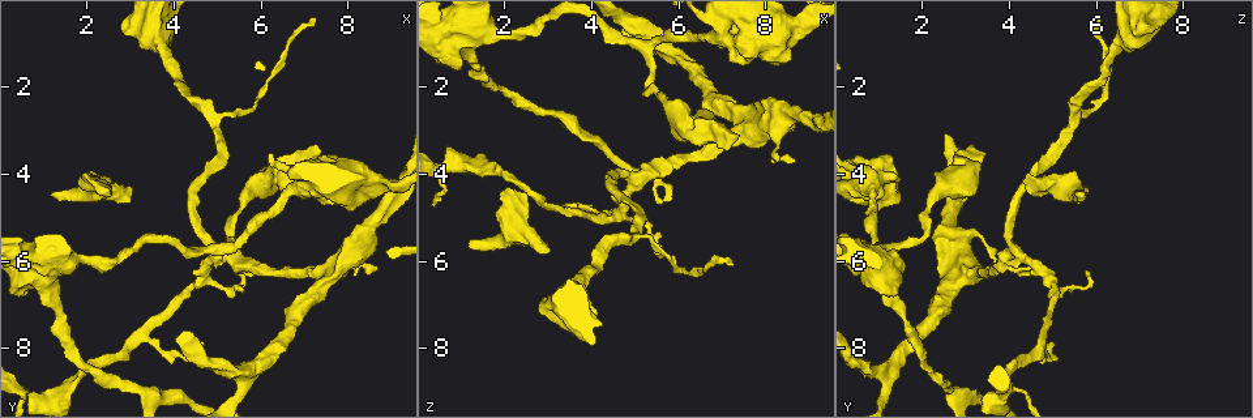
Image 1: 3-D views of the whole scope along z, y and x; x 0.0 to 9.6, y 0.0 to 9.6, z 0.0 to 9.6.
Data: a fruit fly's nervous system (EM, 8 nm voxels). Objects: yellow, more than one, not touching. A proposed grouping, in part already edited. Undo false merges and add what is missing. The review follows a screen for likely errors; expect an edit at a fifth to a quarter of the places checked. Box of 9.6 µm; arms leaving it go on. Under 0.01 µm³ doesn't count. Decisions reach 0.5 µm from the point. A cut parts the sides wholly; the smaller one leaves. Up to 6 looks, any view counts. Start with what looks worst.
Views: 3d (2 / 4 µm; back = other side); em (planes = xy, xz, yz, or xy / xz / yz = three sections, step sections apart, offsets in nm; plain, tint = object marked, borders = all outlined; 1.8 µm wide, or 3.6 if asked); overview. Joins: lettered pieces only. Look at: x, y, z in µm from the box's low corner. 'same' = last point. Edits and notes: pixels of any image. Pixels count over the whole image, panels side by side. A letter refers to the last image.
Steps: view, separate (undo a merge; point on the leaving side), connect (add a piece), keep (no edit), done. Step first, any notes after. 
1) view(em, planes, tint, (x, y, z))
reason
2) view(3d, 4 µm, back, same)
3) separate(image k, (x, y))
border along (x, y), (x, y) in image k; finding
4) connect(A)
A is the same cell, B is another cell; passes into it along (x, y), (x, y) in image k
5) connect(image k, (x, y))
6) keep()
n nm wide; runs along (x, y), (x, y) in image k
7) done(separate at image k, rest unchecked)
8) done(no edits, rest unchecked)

view(3d, 4 µm, (2.05, 4.05, 4.35))
branch stops here

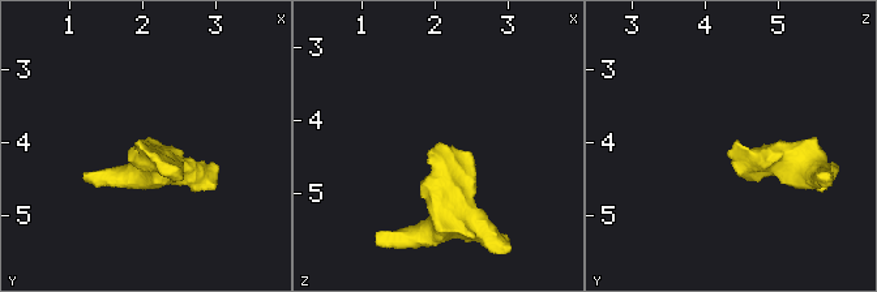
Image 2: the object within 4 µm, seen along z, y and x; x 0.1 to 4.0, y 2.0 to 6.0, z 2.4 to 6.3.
view(em, yz, step 4, tint, (2.05, 4.10, 4.30))

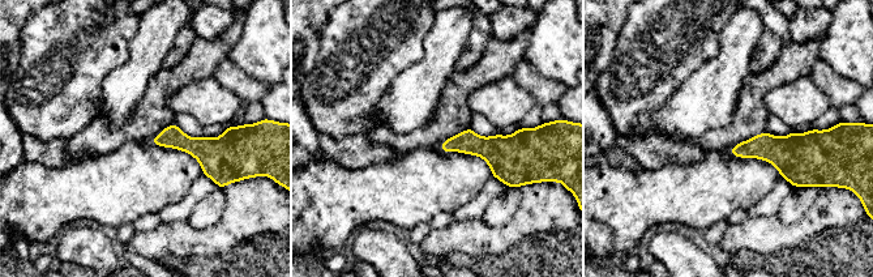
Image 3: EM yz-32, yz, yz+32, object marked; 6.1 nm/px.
view(em, planes, borders, same)
another direction

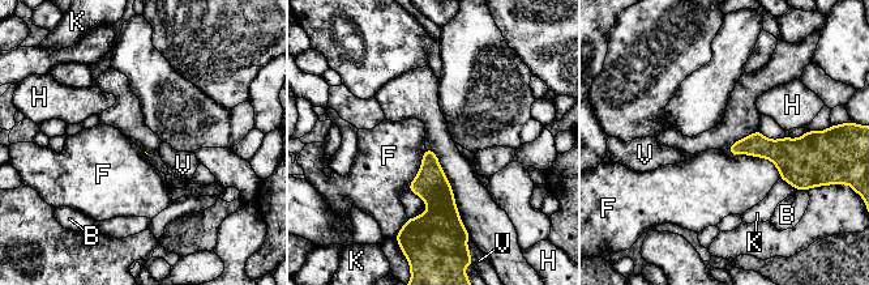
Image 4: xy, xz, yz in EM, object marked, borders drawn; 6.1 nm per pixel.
keep()
B, F, H, K and V are other cells; border along (727, 149), (766, 157), (780, 178) in image 4; no lettered piece goes on from it

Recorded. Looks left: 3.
view(3d, 4 µm, (3.05, 4.30, 5.75))
an open end

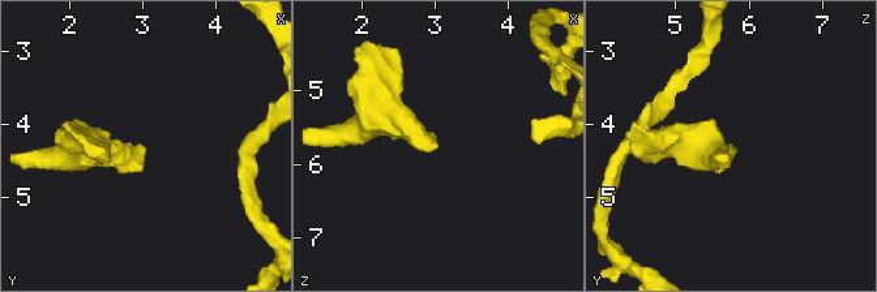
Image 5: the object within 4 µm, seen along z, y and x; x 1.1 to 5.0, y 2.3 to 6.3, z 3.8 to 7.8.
view(em, xz, step 8, borders, (3.05, 4.35, 5.75))

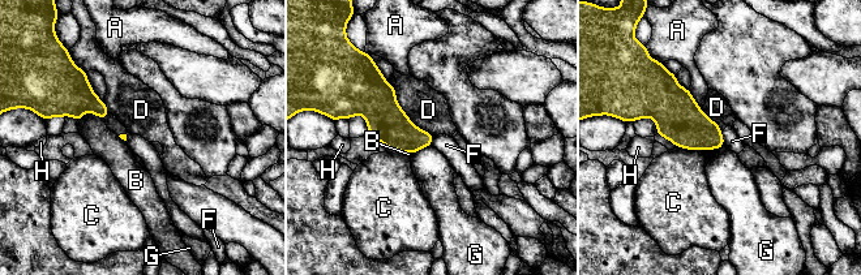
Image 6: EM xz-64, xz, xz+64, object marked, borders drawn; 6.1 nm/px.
view(em, planes, borders, same)
cut it another way

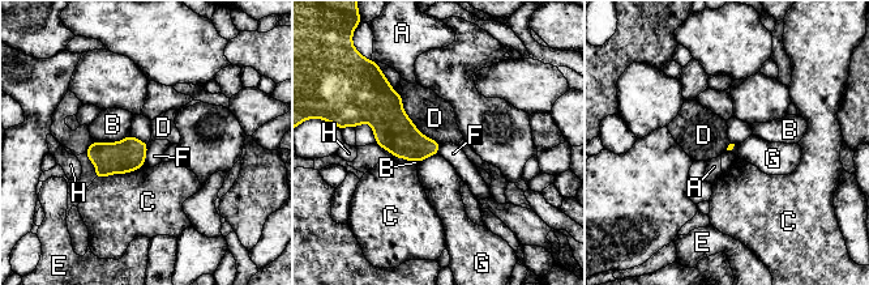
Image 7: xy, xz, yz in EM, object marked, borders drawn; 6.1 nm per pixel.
keep()
D touches over 380 nm; A, B, C, D, E, F, G and H are other cells; border along (148, 144), (144, 164) in image 7; no lettered piece goes on from it

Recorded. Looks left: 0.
done(no edits, rest unchecked)

